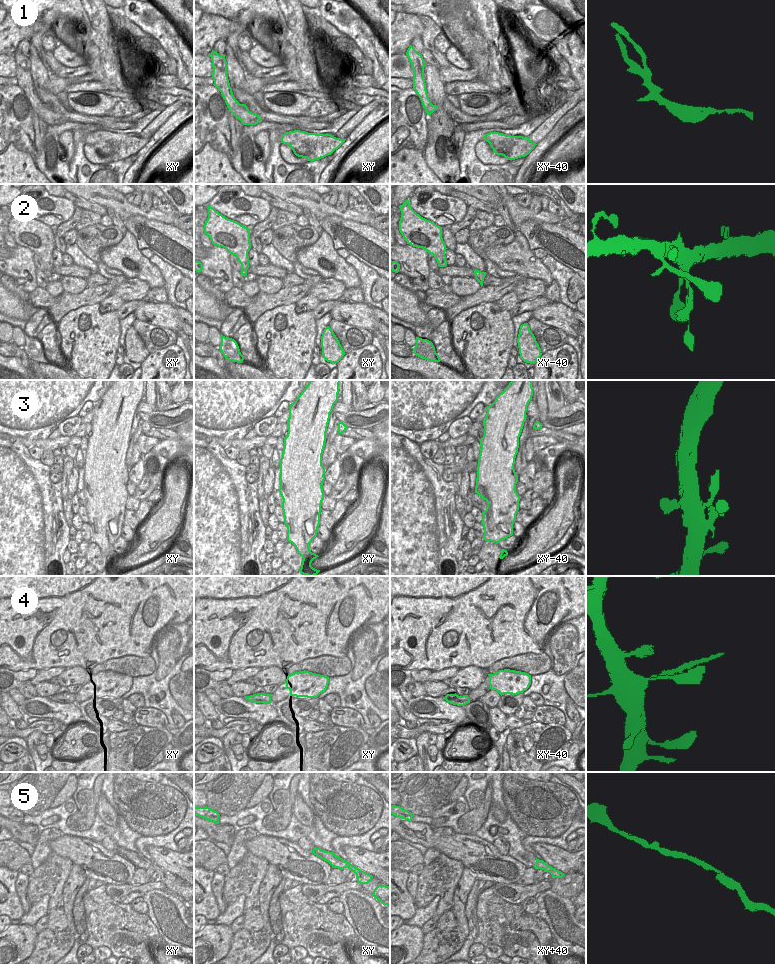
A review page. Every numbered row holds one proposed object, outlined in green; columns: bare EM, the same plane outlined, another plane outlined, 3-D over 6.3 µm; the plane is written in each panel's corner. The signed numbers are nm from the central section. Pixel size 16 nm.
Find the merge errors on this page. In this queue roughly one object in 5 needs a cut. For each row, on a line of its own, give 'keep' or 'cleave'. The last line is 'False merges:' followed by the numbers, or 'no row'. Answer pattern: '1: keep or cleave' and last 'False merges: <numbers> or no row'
1: cleave
2: keep
3: keep
4: cleave
5: keep
False merges: 1, 4

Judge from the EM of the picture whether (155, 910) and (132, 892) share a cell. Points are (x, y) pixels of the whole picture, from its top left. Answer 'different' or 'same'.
different

